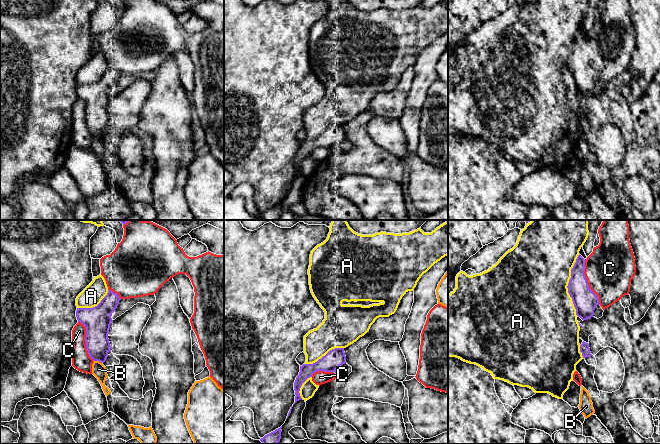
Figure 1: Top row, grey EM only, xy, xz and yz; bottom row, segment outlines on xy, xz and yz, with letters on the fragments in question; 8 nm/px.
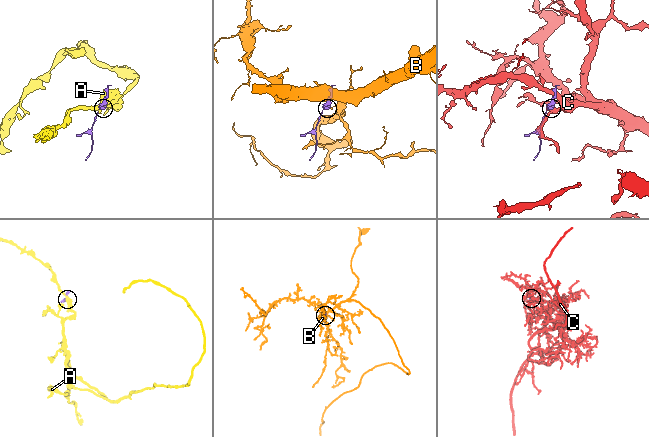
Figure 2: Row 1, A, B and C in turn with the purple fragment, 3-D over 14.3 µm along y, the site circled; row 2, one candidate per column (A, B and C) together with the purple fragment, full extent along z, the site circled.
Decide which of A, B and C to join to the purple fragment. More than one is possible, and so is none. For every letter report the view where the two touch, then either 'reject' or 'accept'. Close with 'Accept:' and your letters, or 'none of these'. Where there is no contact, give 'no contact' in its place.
A: contact in yz; reject
B: contact in xy; reject
C: contact in yz; reject
Accept: none of these

